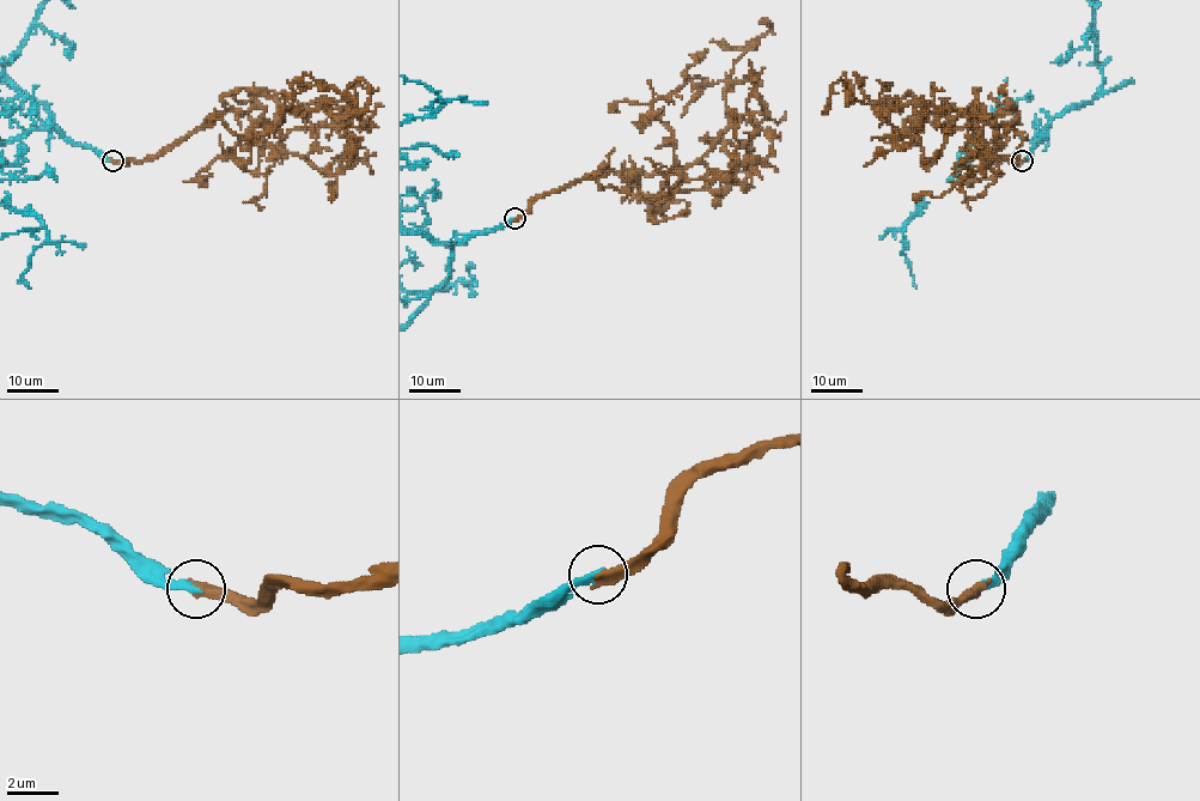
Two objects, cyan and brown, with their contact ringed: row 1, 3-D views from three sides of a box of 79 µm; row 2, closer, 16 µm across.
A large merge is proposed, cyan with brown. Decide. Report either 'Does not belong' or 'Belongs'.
Belongs

